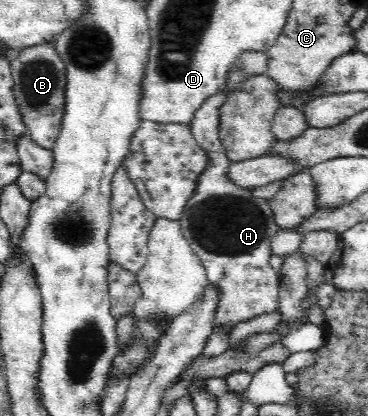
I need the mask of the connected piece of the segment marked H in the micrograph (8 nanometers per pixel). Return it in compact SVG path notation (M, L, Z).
M244 50L230 66L226 88L208 97L189 122L198 146L209 156L208 166L198 175L196 190L186 203L180 218L183 236L207 271L207 280L219 290L214 322L216 327L232 332L233 326L249 318L276 312L279 303L279 277L270 267L271 244L279 232L272 206L264 198L254 197L251 190L242 189L228 177L231 160L227 157L219 137L220 107L225 98L250 75L267 72L267 52Z

